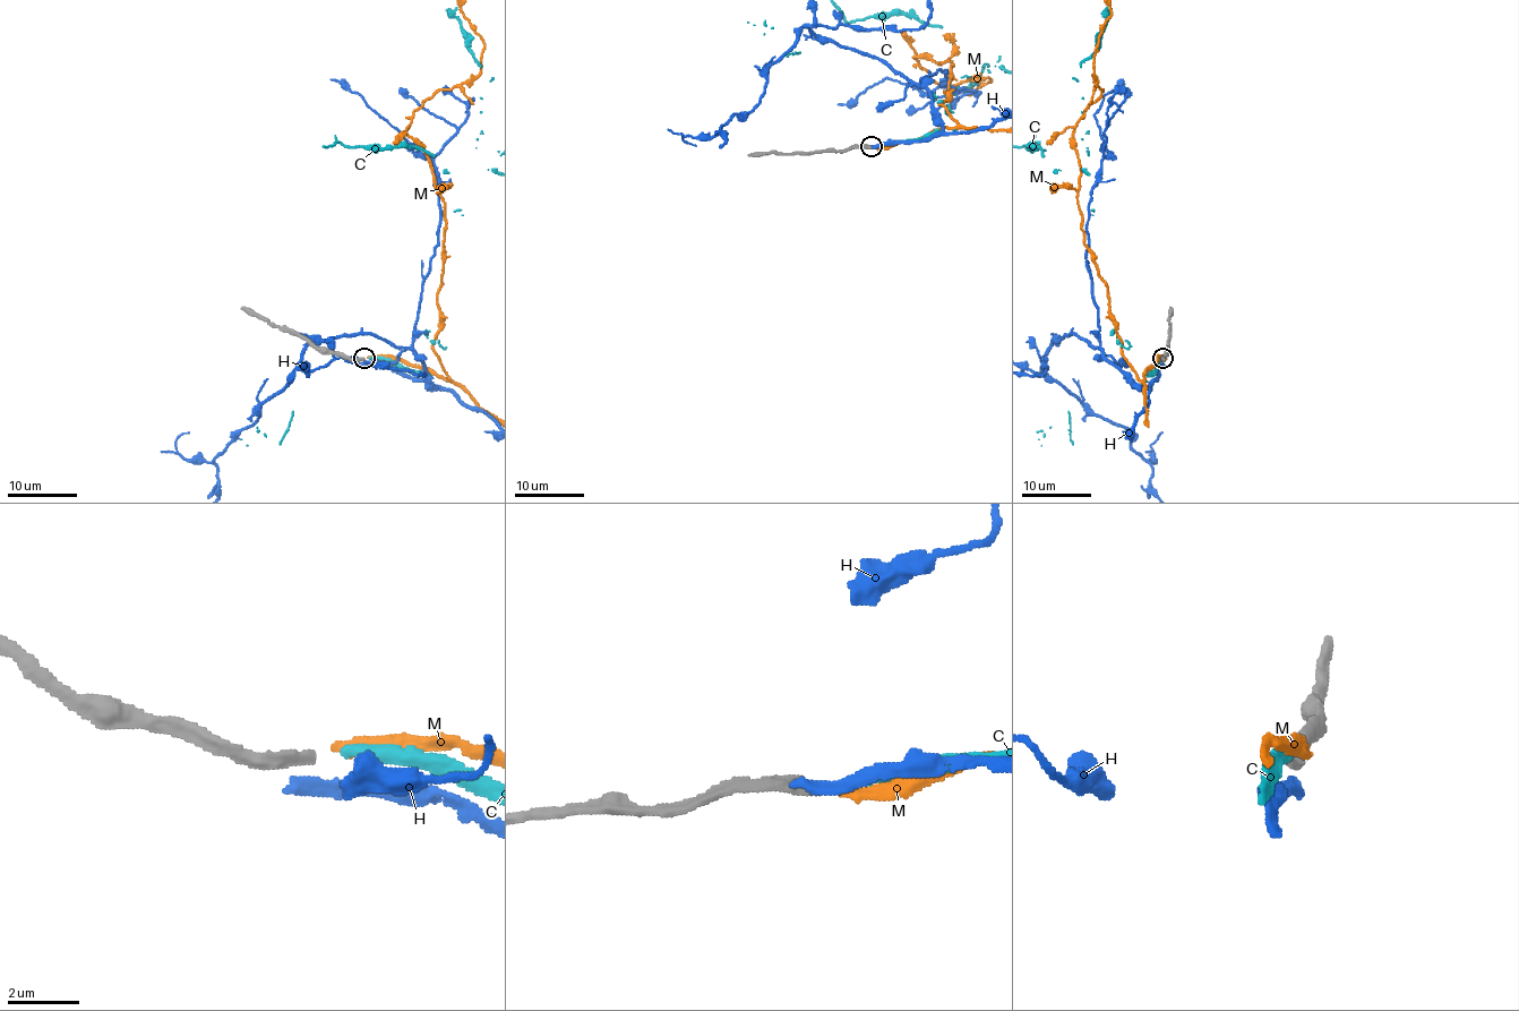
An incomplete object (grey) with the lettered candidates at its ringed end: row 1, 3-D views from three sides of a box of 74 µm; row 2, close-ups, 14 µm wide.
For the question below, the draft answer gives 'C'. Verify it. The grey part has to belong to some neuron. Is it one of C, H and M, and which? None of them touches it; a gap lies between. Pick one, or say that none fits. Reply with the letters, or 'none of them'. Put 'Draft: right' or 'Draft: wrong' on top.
Draft: right
C

